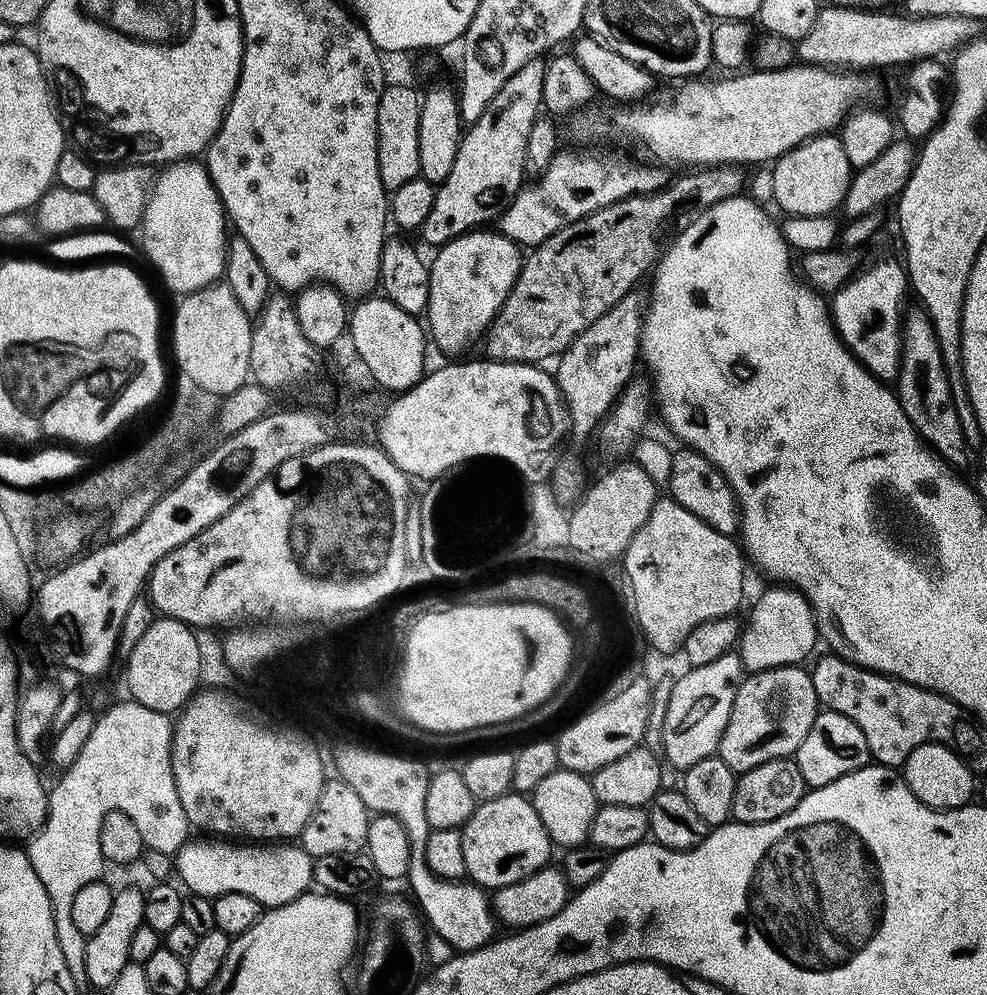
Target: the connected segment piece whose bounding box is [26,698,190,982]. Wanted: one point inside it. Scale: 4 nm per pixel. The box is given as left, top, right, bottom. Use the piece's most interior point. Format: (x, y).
(126, 765)

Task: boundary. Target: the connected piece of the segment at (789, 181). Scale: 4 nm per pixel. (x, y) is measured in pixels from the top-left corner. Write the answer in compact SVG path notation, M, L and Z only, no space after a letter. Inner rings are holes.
M821 134L802 141L797 148L776 159L770 169L774 180L772 200L788 216L827 216L835 213L843 205L854 171L836 134Z

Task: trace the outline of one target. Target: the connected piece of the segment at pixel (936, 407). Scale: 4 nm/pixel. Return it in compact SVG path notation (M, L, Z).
M909 311L902 324L900 345L900 370L894 377L894 391L900 399L906 418L914 430L933 448L947 464L957 470L964 470L968 464L970 449L966 438L962 438L962 425L958 423L958 410L954 410L952 387L948 381L948 368L944 365L942 350L934 334L934 326L927 312Z

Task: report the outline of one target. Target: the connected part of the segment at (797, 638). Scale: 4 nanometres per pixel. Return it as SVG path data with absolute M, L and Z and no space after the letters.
M772 586L768 588L752 604L748 612L748 621L743 621L738 637L738 655L740 663L749 673L781 668L787 664L797 666L805 663L804 659L815 650L818 645L818 633L816 631L816 615L812 612L812 605L801 592L791 586Z

